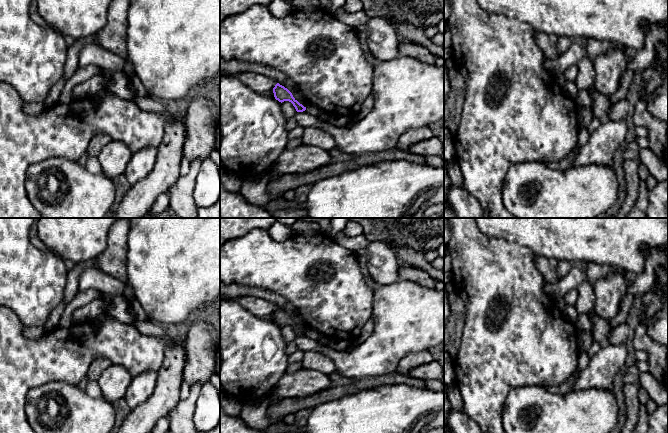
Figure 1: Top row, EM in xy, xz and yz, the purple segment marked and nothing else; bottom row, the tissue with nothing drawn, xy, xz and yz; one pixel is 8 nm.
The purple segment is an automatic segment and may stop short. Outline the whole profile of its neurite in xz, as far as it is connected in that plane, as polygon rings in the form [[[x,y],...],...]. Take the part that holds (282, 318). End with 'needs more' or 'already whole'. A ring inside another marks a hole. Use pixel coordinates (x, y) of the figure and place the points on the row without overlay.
[[[277,307],[273,312],[274,321],[279,326],[289,325],[293,328],[297,336],[303,336],[306,334],[302,328],[300,328],[292,319],[292,317],[284,310]]]; already whole

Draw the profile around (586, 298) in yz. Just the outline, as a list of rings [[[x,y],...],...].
[[[585,279],[577,288],[577,300],[575,303],[579,315],[589,313],[594,310],[596,296],[594,294],[593,284]]]

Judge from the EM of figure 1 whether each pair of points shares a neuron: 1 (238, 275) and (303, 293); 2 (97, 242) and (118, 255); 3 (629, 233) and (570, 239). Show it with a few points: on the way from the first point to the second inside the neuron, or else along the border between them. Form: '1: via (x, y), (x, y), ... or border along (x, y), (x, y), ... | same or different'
1: via (254, 275), (285, 275), (287, 277) | same
2: border along (110, 228), (107, 234), (107, 246), (94, 259) | different
3: via (614, 233), (585, 233) | same

